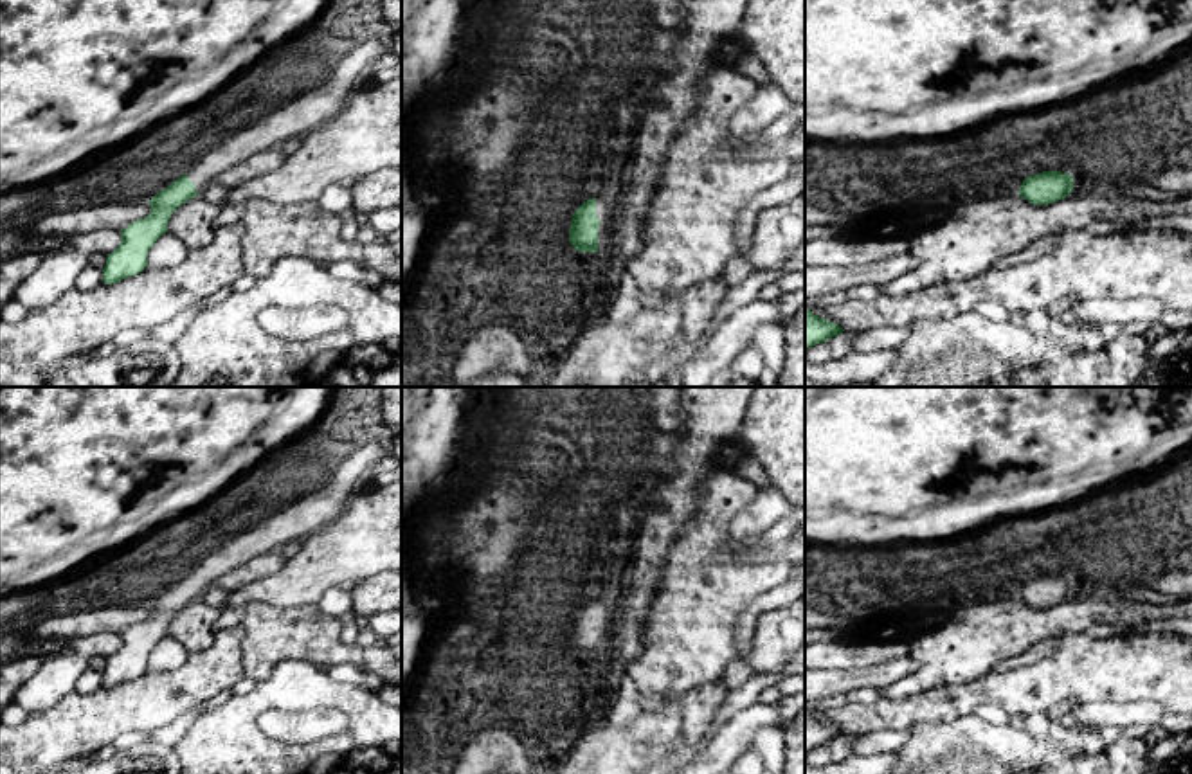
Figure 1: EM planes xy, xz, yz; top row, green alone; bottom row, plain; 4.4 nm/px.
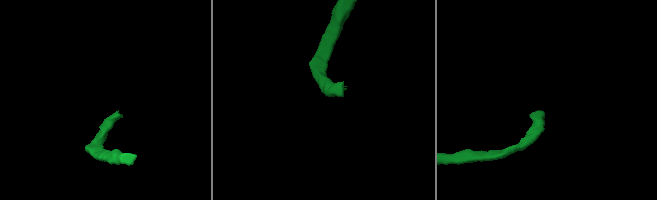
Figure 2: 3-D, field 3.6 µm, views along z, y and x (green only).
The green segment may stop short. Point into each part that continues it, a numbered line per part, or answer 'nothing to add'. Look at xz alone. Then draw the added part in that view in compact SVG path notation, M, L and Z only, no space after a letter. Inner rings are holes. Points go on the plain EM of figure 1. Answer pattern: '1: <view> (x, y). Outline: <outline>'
1: xz (605, 614). Outline: M612 598L596 599L598 630L598 655L601 655L612 644L612 630L616 628L616 612Z

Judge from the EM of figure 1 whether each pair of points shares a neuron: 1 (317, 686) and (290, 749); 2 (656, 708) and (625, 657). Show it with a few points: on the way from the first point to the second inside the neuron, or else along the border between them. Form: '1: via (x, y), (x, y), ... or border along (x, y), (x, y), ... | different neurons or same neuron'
1: via (317, 702), (317, 722), (307, 733) | same neuron
2: border along (627, 674), (604, 710) | different neurons

